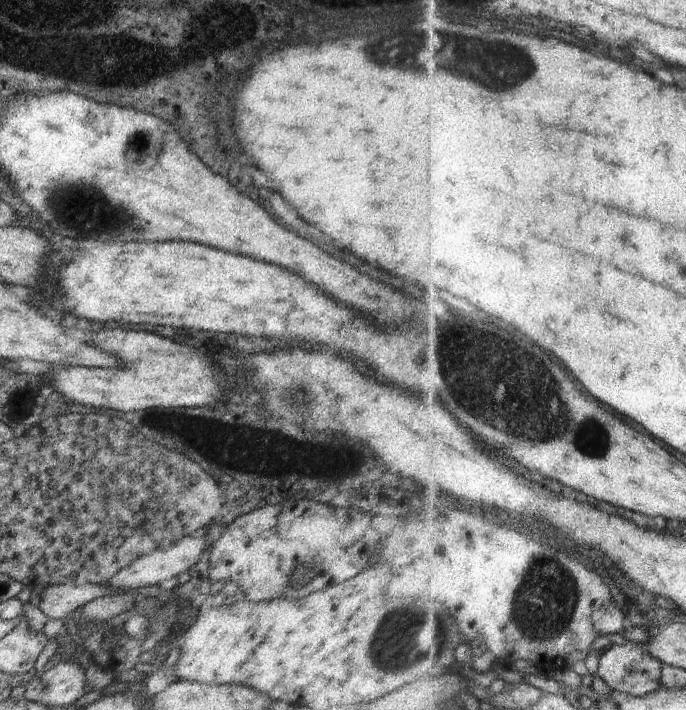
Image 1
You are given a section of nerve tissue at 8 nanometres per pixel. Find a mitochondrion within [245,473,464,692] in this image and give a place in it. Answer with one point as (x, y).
(396, 638)

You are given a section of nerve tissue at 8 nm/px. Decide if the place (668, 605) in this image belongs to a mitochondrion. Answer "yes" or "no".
no

